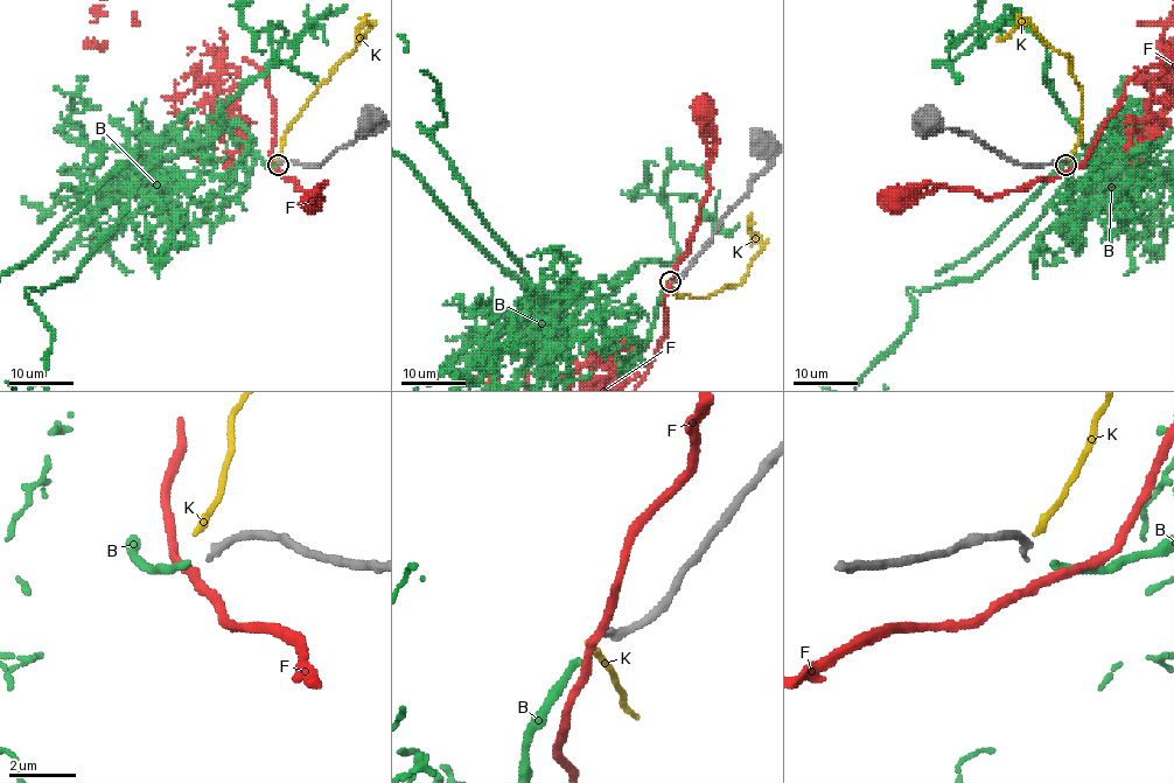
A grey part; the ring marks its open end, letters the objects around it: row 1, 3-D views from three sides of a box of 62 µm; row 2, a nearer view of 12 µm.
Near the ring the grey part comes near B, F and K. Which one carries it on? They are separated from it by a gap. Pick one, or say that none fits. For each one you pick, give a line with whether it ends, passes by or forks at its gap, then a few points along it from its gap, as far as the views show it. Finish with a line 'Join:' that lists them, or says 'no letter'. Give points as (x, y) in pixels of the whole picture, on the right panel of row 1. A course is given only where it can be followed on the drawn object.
B: it ends there
Join: B

